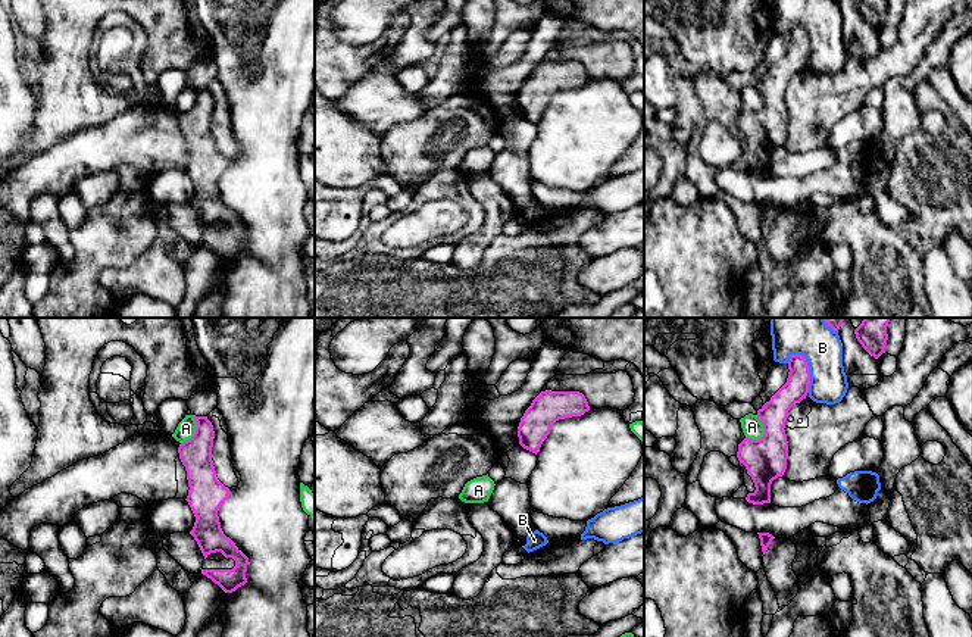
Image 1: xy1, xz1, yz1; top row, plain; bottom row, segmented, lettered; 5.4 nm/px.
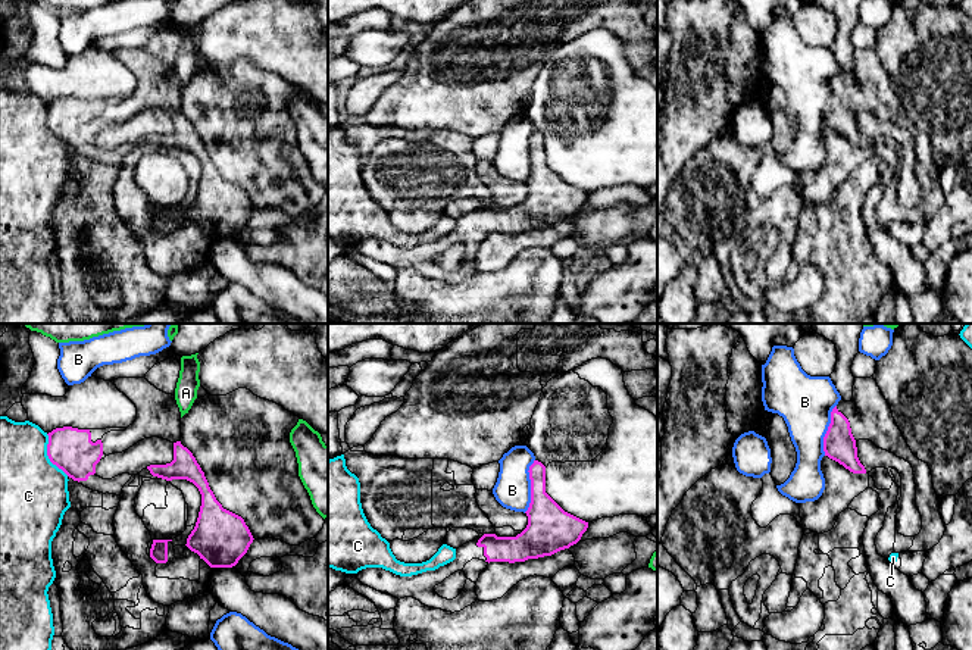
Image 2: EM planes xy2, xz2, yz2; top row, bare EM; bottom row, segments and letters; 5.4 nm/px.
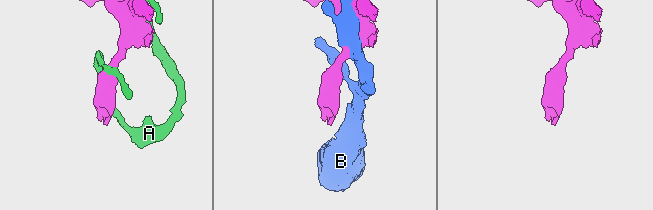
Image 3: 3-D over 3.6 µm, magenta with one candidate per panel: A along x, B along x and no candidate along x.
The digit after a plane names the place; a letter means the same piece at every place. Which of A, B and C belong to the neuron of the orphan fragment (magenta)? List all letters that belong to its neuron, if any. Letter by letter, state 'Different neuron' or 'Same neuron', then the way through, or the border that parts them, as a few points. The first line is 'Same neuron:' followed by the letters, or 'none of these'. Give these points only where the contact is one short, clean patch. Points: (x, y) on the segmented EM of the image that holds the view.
Same neuron: none of these
A: Different neuron. Boundary: yz1 (756, 415), (762, 424), (763, 434), (753, 440)
B: Different neuron
C: Different neuron. Boundary: xy2 (46, 434), (47, 458), (68, 475)

